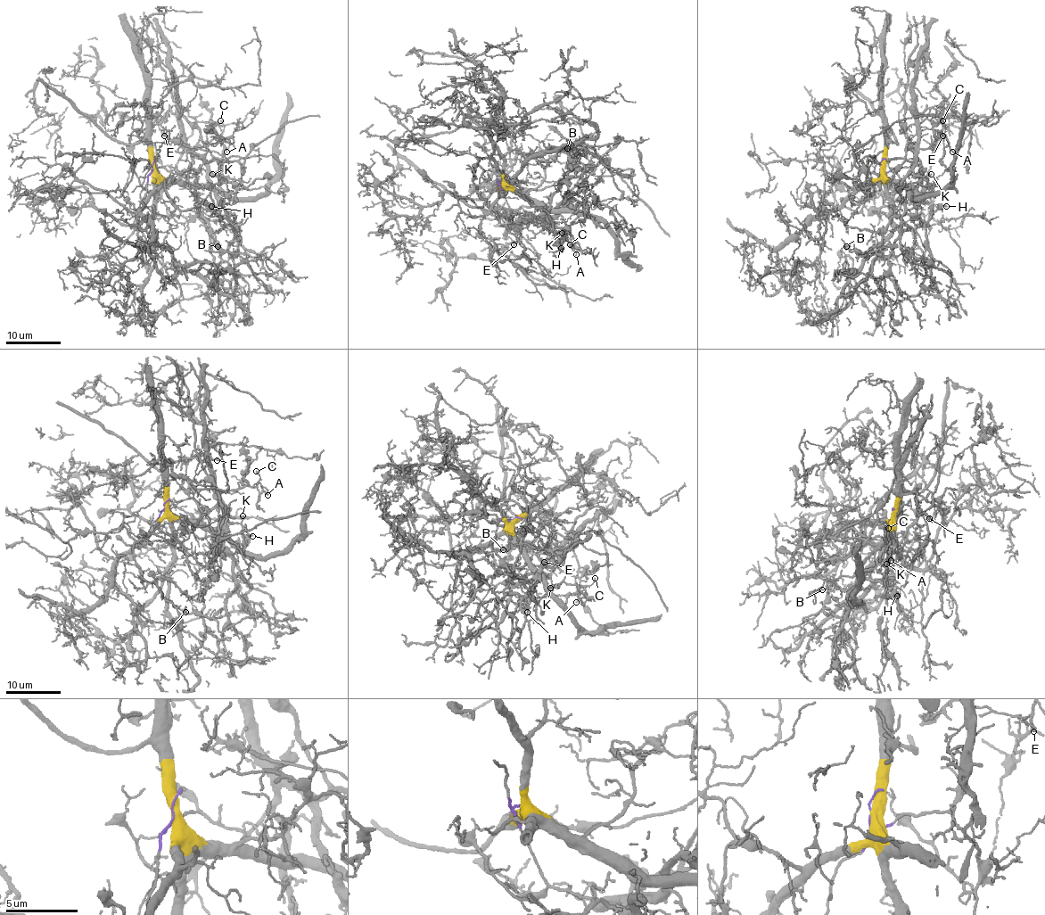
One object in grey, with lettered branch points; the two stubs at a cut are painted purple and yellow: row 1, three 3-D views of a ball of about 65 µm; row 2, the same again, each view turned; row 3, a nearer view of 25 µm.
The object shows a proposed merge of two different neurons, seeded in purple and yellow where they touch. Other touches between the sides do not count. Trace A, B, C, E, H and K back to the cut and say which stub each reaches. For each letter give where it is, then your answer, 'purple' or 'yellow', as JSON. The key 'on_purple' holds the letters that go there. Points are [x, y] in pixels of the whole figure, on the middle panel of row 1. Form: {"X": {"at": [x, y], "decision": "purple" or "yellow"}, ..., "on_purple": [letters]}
{"A": {"at": [576, 254], "decision": "purple"}, "B": {"at": [567, 148], "decision": "purple"}, "C": {"at": [570, 244], "decision": "purple"}, "E": {"at": [514, 244], "decision": "purple"}, "H": {"at": [561, 248], "decision": "purple"}, "K": {"at": [562, 233], "decision": "purple"}, "on_purple": ["A", "B", "C", "E", "H", "K"]}

